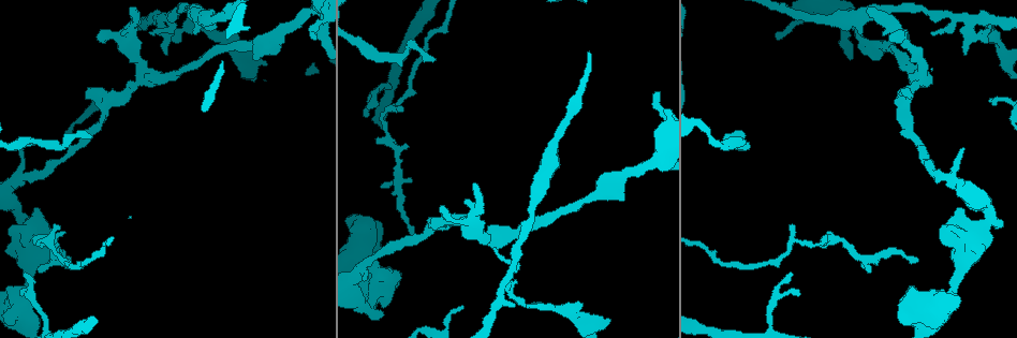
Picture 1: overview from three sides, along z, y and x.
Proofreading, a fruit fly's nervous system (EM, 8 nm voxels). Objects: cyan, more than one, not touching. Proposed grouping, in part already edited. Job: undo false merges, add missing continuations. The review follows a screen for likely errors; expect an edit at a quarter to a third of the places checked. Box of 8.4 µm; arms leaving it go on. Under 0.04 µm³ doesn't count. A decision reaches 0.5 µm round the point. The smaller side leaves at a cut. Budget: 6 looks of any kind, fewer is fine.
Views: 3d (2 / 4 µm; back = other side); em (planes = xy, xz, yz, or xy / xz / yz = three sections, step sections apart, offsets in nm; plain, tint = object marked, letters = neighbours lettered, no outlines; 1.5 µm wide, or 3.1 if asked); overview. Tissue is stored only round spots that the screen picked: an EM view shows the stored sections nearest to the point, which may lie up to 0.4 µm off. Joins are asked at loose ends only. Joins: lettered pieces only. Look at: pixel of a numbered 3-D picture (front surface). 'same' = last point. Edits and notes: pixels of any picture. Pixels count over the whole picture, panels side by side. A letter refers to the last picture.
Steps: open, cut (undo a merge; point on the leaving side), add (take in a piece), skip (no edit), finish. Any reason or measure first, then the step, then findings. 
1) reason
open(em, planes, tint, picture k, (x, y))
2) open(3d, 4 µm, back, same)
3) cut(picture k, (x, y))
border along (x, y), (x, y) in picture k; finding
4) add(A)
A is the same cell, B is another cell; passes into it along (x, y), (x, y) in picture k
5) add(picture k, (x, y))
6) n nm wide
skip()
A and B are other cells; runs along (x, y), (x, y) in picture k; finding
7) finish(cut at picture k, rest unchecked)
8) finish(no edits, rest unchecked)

a narrow waist
open(em, planes, letters, picture 1, (367, 307))

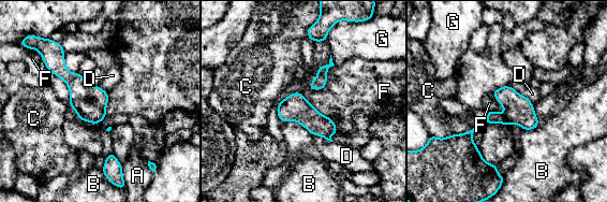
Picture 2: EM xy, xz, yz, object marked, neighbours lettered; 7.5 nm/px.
cut(picture 2, (518, 110))
A, B, C, D, F and G are other cells; border along (503, 115), (508, 123) in picture 2; two cells meet here

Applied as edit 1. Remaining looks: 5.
open(overview)

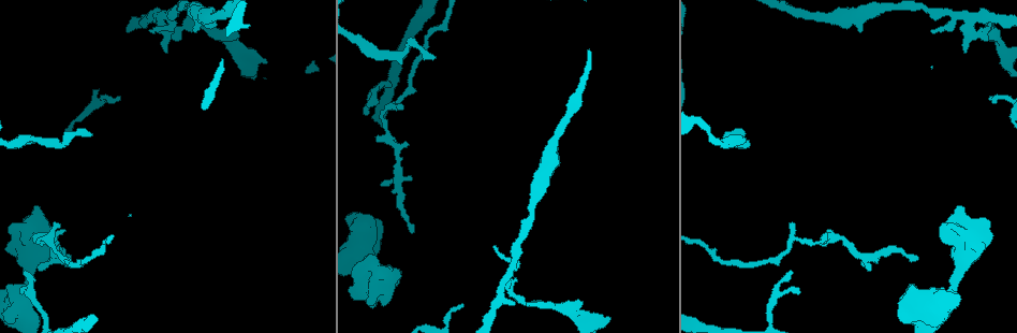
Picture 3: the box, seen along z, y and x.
free end
open(em, planes, plain, picture 3, (411, 178))

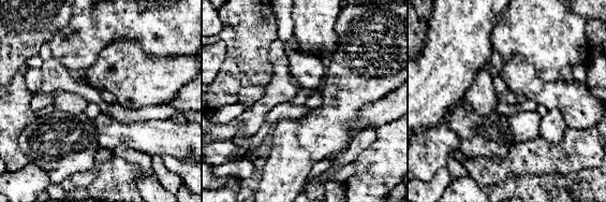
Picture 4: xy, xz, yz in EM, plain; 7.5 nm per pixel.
see the neighbours
open(em, planes, letters, same)

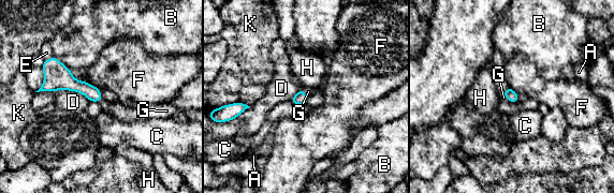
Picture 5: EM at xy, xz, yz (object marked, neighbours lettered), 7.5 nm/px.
90 nm wide
add(G)
G is the same cell, A, B, C, D, E, F, H and K are other cells; passes into it along (92, 93), (100, 100), (123, 113) in picture 5; it goes on there

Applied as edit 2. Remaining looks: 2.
see it whole again
open(overview)

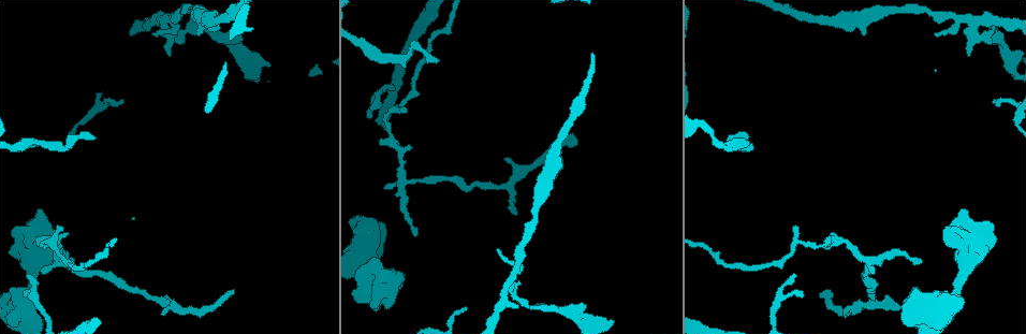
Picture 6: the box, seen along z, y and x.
abrupt turn
open(em, planes, letters, picture 6, (800, 243))

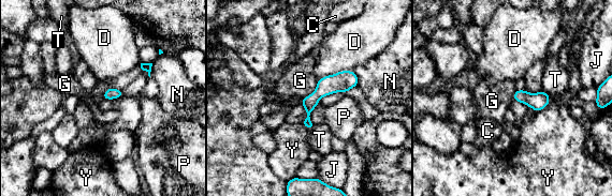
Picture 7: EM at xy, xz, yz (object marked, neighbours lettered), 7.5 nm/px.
skip()
C, D, G, J, N, P, T and Y are other cells; border along (318, 79), (316, 88), (302, 99) in picture 7; all the same cell

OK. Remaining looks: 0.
finish(cut at picture 2, add at picture 5, rest unchecked)

